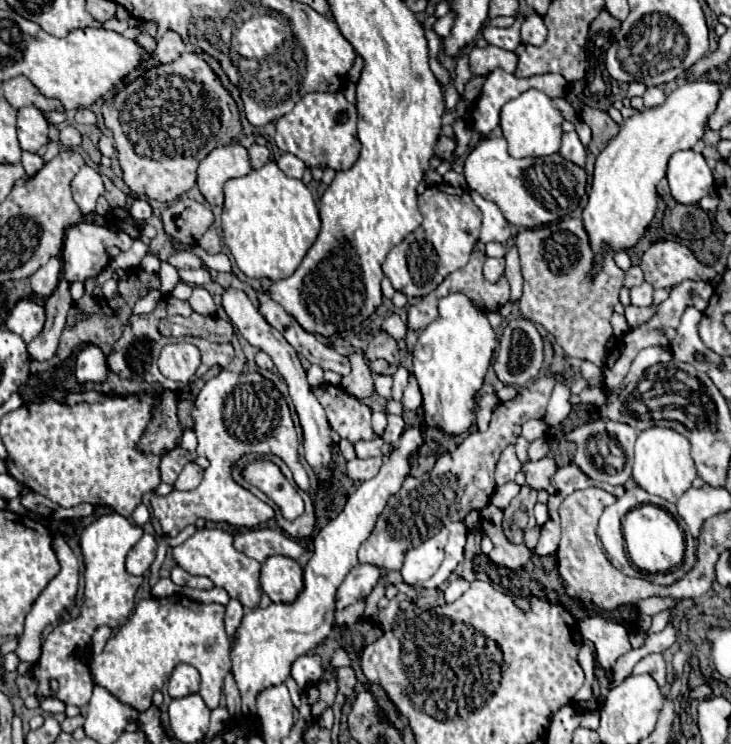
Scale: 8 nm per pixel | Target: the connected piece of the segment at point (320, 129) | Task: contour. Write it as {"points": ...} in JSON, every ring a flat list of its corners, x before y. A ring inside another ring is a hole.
{"points":[[313,92,303,96,295,108,275,122,274,141,282,152,299,156,309,168,329,166,333,170,349,170,359,158,361,142,357,138,357,110,341,92]]}

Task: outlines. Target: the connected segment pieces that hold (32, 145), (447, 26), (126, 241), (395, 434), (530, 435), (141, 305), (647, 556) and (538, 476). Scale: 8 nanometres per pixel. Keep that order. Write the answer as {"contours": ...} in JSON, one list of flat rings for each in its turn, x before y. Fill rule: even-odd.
{"contours":[[[27,106,17,110,17,134,23,150,37,152,43,144,47,144,47,132,49,124,39,108]],[[449,12,447,16,443,16,443,18,437,18,435,24,433,24,433,32,435,32,439,38,447,36,449,30,451,30,451,22,453,22,453,14,451,14,451,12]],[[79,222,75,226,71,226,65,232,65,242,63,242,63,278,67,282,85,282,89,278,97,278,99,272,111,262,109,258,109,250,113,246,129,250,133,244,133,238,127,236,125,232,111,232,109,228,103,226,95,226,95,224,87,224,87,222]],[[387,416,387,420,389,420,389,424,387,424,387,428,385,428,385,432,383,432,383,440,385,442,395,442,399,436,401,436,401,432,403,432,403,426,405,426,405,422,403,422,403,418,401,416]],[[529,420,529,422,523,424,521,436,527,438,529,442,533,442,537,438,543,438,545,436,545,430,547,430,547,424,543,420]],[[151,290,145,298,137,300,137,304,133,306,133,314,147,314,147,312,151,312,157,306,159,298,161,298,161,292,159,290]],[[643,504,639,508,633,508,623,518,623,538,627,542,631,562,643,572,667,572,669,568,681,564,683,560,683,552,685,552,683,530,677,526,675,518,659,506]],[[541,458,537,462,531,462,531,460,525,462,523,470,525,470,525,476,527,476,527,484,531,488,535,488,535,490,547,490,549,480,555,474,557,466,555,466,553,458]]]}

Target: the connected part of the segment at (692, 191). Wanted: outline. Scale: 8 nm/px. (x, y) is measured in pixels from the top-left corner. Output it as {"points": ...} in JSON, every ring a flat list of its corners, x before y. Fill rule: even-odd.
{"points":[[693,150,675,152,669,158,667,180,679,204,695,204,713,190,713,174,705,158]]}

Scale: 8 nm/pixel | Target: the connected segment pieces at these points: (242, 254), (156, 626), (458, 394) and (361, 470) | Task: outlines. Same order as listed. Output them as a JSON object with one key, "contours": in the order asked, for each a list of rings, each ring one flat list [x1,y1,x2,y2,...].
{"contours":[[[273,160,247,176,227,180,223,190,223,240,239,270,249,278,269,278,273,282,291,276,321,228,311,190,301,180,285,176]],[[187,596,147,598,141,600,125,626,109,638,103,652,91,656,93,680,105,686,117,700,133,706,137,712,151,708,151,696,171,676,179,662,191,664,201,674,201,698,209,708,219,706,223,678,227,676,229,662,229,640,223,626,225,606,201,604]],[[449,294,439,300,439,316,419,334,417,346,413,348,413,372,419,380,421,394,423,394,423,418,425,424,431,428,443,428,445,434,459,436,475,424,475,410,477,410,477,400,475,394,483,386,483,378,487,374,487,368,491,364,493,350,497,346,497,336,493,328,489,326,487,314,479,310,467,296,463,294]],[[353,458,347,462,347,476,353,480,369,480,373,478,381,468,381,458,367,458,367,460,359,460]]]}

